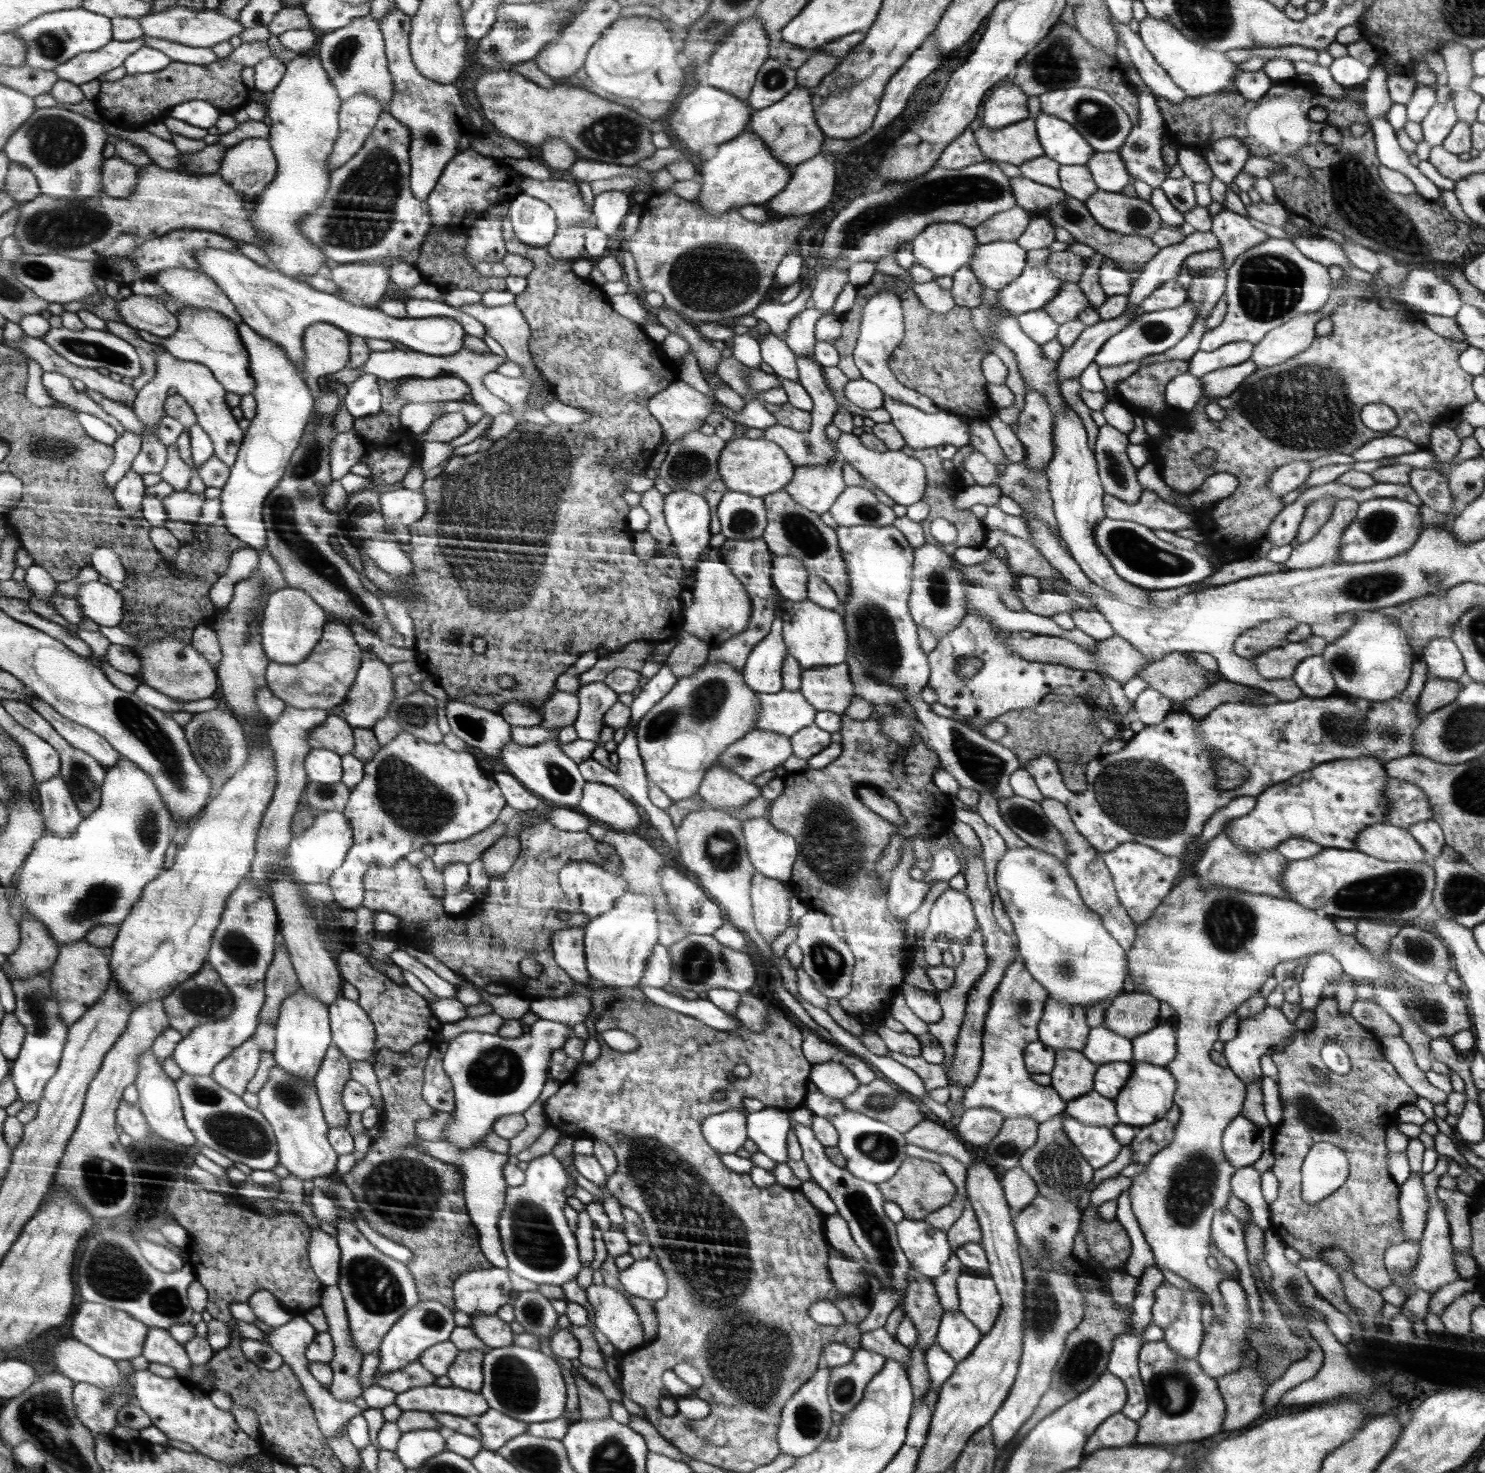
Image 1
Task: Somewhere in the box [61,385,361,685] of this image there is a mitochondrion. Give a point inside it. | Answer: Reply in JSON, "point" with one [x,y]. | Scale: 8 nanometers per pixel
{"point":[308,466]}

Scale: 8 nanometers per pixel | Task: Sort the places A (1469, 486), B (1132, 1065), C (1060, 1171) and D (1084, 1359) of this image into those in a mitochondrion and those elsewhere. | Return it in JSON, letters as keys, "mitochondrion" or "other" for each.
{"A":"mitochondrion","B":"other","C":"mitochondrion","D":"mitochondrion"}

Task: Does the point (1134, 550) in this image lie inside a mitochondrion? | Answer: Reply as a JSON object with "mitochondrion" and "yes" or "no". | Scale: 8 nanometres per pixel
{"mitochondrion":"yes"}

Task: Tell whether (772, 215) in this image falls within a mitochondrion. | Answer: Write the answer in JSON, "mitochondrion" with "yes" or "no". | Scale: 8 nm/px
{"mitochondrion":"no"}

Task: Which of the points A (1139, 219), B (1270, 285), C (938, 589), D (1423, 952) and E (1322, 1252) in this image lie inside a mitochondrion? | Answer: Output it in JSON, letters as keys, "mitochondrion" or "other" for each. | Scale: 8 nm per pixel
{"A":"mitochondrion","B":"mitochondrion","C":"mitochondrion","D":"mitochondrion","E":"other"}

